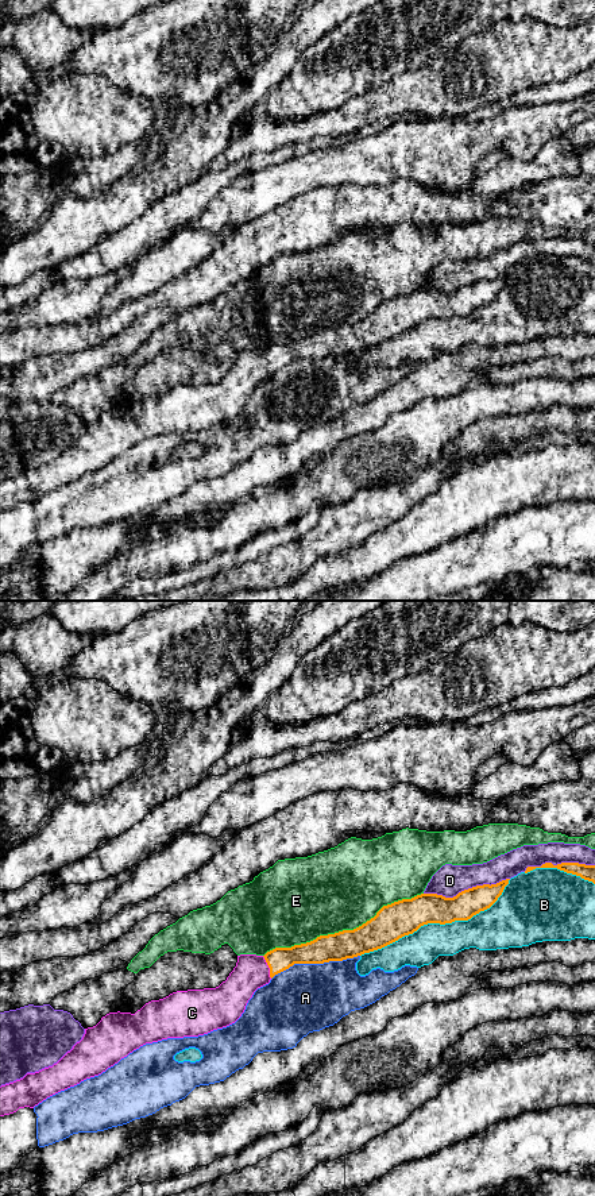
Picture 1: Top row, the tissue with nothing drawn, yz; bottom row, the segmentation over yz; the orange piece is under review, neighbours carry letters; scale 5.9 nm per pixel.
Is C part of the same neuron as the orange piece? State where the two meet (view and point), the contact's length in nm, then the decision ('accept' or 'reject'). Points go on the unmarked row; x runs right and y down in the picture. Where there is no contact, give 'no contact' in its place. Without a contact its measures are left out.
contact yz (269, 362); length 150 nm; accept

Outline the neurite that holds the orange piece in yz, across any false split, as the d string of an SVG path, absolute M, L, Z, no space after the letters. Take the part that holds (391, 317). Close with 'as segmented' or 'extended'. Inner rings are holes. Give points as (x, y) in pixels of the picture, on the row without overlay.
M506 274L491 281L476 281L459 288L453 293L445 293L437 289L421 289L412 294L402 294L383 301L374 313L353 325L320 331L310 337L291 343L275 343L264 351L240 350L237 351L236 362L227 375L216 383L177 386L163 394L146 398L135 409L120 406L109 408L103 412L96 421L85 424L82 435L57 459L35 468L27 468L20 475L1 481L0 512L13 509L24 502L34 504L47 493L74 482L86 474L101 470L146 439L167 433L198 432L235 418L244 408L254 387L268 379L275 370L289 364L294 359L343 356L382 344L405 331L413 329L428 319L445 320L455 316L468 316L480 306L490 304L502 290L509 275L510 274Z; extended

